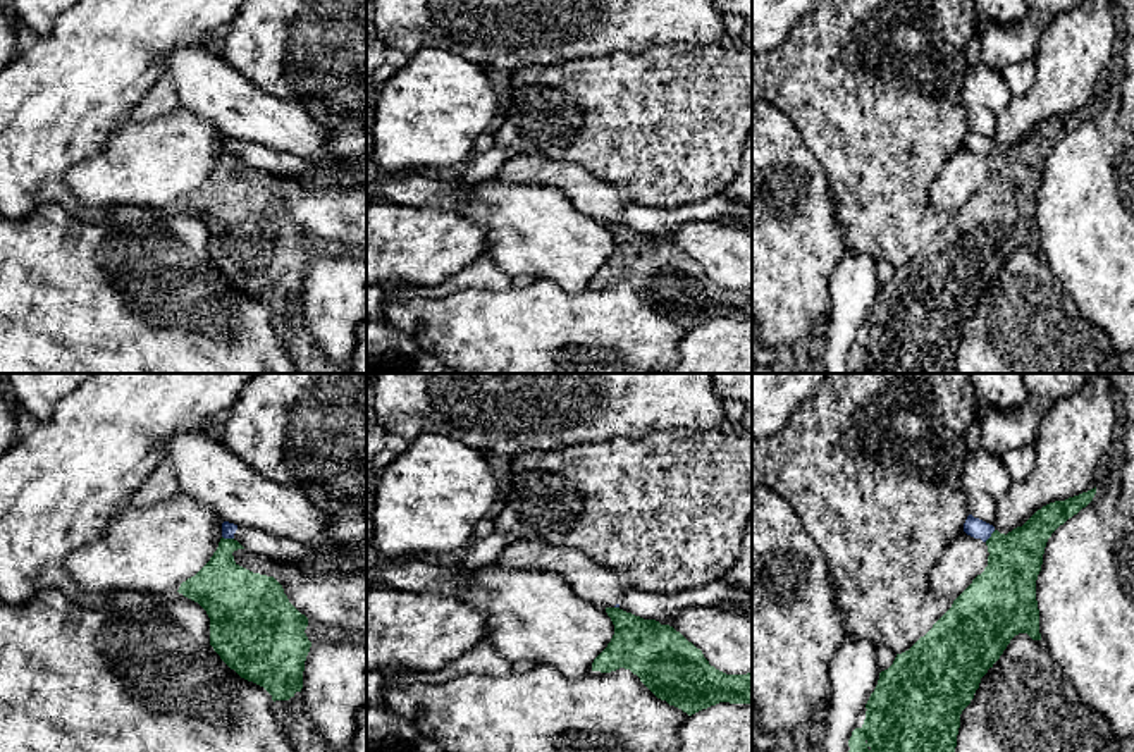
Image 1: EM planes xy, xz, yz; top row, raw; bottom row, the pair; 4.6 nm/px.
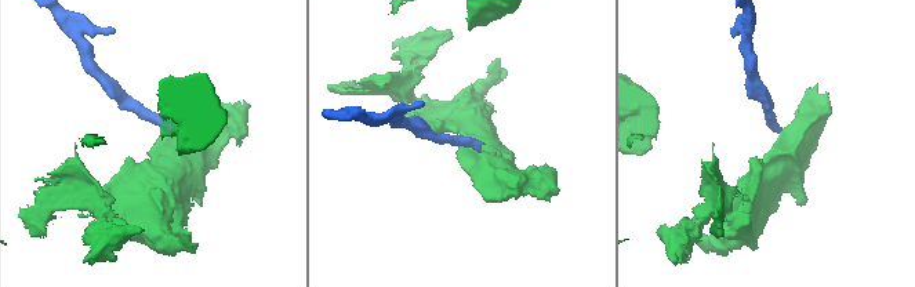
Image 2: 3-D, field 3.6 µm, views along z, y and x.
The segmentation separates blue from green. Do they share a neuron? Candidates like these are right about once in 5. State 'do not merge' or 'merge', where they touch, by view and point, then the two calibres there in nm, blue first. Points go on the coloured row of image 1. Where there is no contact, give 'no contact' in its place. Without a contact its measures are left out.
do not merge | xy (228, 537) | 60/280 nm

